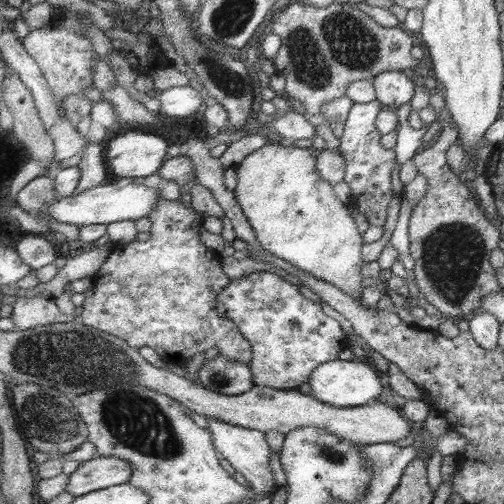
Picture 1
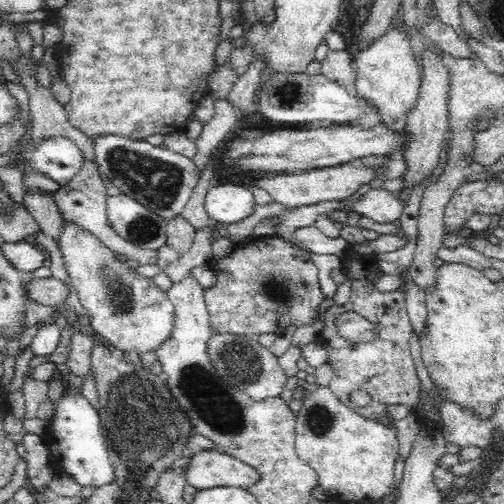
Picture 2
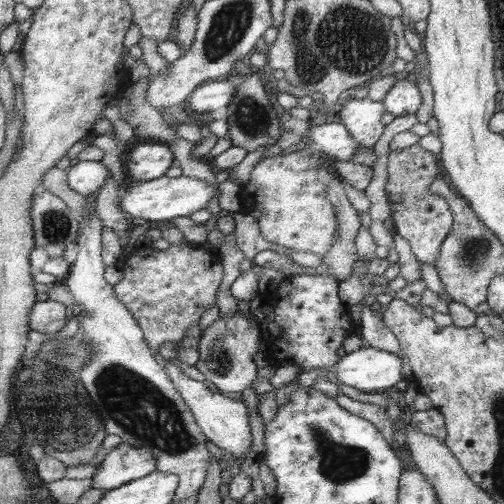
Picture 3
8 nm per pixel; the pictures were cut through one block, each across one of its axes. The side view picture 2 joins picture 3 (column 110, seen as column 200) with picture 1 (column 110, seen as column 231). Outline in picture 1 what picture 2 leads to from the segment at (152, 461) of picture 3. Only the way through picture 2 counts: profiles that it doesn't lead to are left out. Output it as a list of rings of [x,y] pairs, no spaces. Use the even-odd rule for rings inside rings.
[[[103,456],[83,464],[71,476],[67,492],[75,494],[75,498],[81,498],[97,490],[129,484],[131,476],[133,476],[133,464],[129,460],[123,460],[119,456]]]

